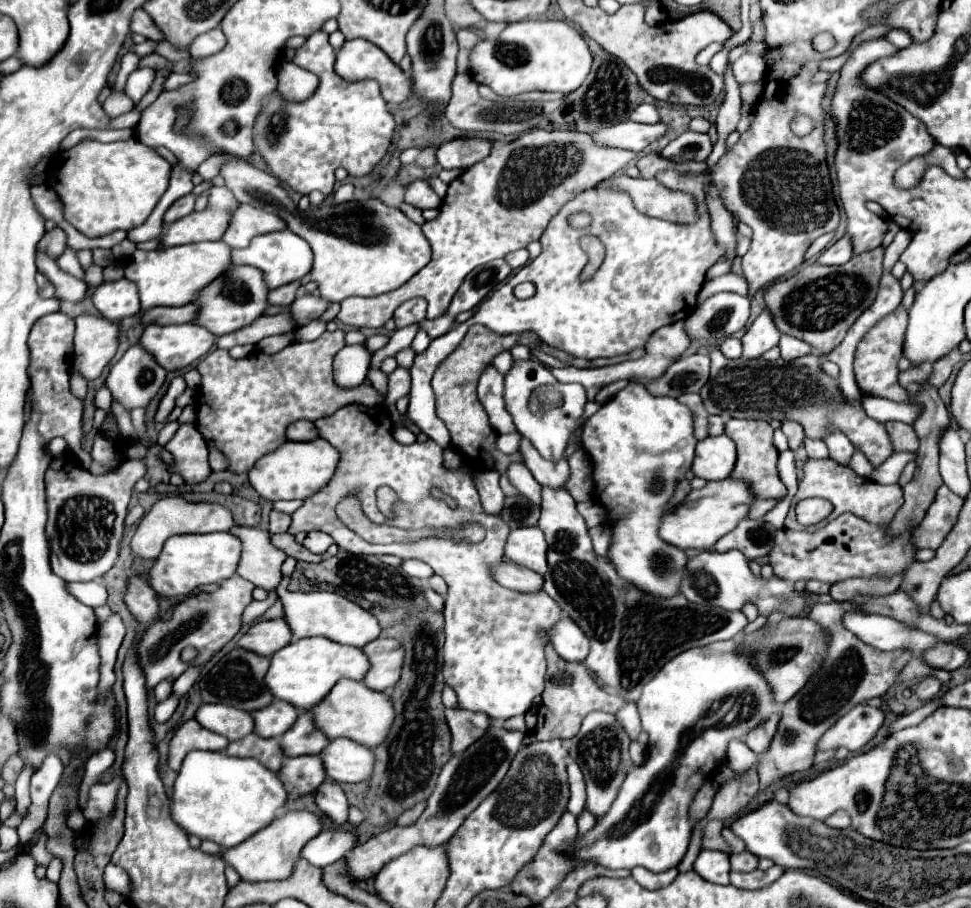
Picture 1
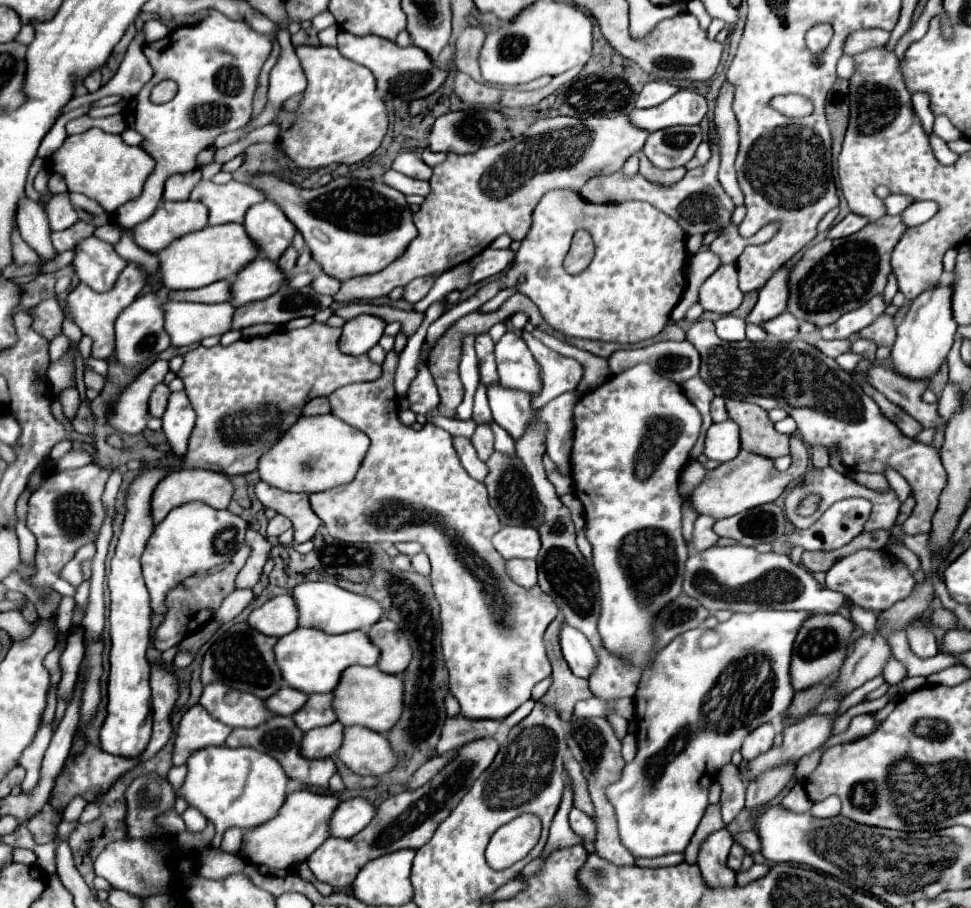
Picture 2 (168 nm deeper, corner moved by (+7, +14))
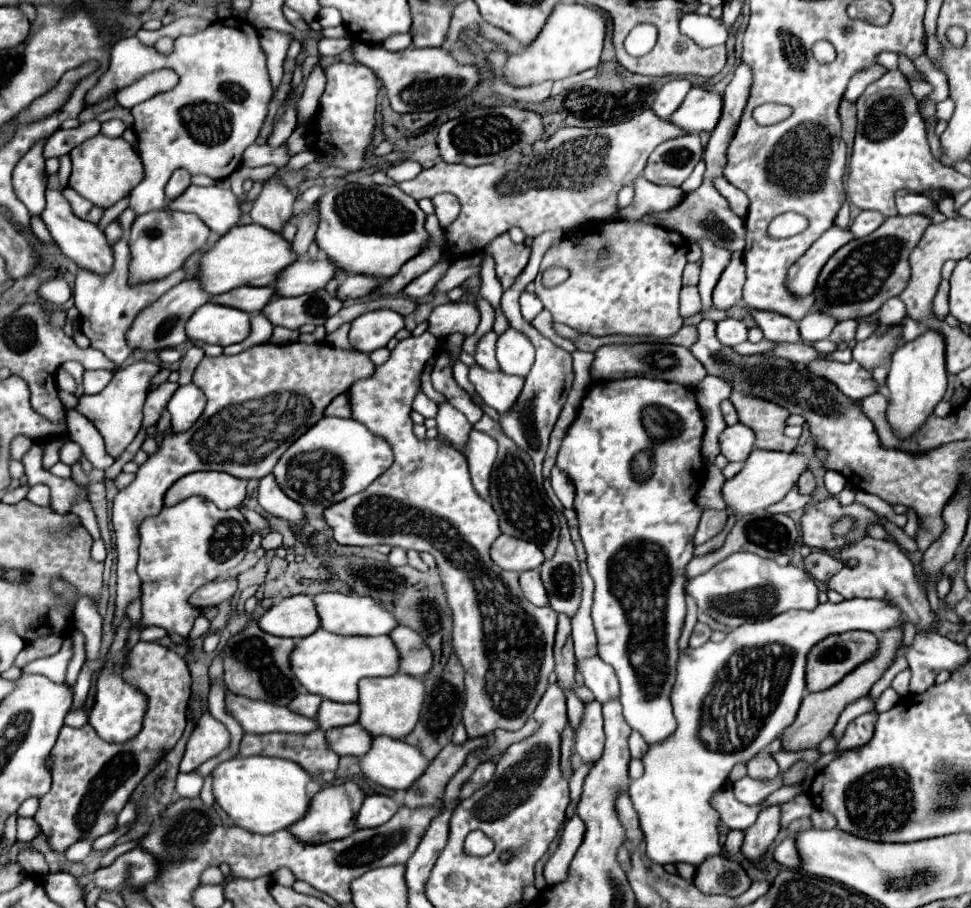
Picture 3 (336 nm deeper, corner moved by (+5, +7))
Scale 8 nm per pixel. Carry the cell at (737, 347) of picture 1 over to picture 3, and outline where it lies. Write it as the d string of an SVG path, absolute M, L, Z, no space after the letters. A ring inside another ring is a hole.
M725 318L717 322L717 338L725 346L737 346L747 340L747 326L741 320L735 318Z

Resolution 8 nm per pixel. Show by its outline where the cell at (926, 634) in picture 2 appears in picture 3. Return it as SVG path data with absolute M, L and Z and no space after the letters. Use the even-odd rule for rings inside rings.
M863 536L863 540L841 548L841 560L847 562L851 558L857 560L857 564L839 570L827 584L831 590L839 592L843 598L883 598L887 602L897 604L905 612L907 620L915 622L917 630L931 630L933 614L929 610L927 596L915 576L915 566L893 540L877 540L871 536Z

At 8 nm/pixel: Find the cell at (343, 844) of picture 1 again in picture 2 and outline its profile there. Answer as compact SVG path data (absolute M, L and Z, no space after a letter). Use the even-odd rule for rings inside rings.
M361 797L339 803L329 819L329 837L347 839L357 835L375 815L375 807Z

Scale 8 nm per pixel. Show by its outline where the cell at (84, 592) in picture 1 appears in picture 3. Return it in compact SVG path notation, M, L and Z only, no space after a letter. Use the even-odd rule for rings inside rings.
M77 500L73 506L71 506L71 512L77 514L83 522L83 526L91 532L91 536L97 540L101 534L99 534L99 526L97 526L97 518L95 518L95 512L93 512L93 506L89 500Z

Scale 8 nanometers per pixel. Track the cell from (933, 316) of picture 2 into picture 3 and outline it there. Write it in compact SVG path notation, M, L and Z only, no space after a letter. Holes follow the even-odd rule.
M925 330L917 340L905 342L891 360L887 374L889 406L887 422L897 438L911 438L933 414L933 408L943 400L947 390L945 370L945 342L939 332Z

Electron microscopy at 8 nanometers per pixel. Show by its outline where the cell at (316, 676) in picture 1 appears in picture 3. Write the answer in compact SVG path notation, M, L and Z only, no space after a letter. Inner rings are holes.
M319 628L311 636L297 640L297 646L291 654L291 668L293 668L295 676L299 678L299 682L311 694L319 694L319 696L335 700L335 702L357 702L357 696L359 696L357 684L361 678L393 676L399 672L399 652L389 636L335 636L333 632Z

